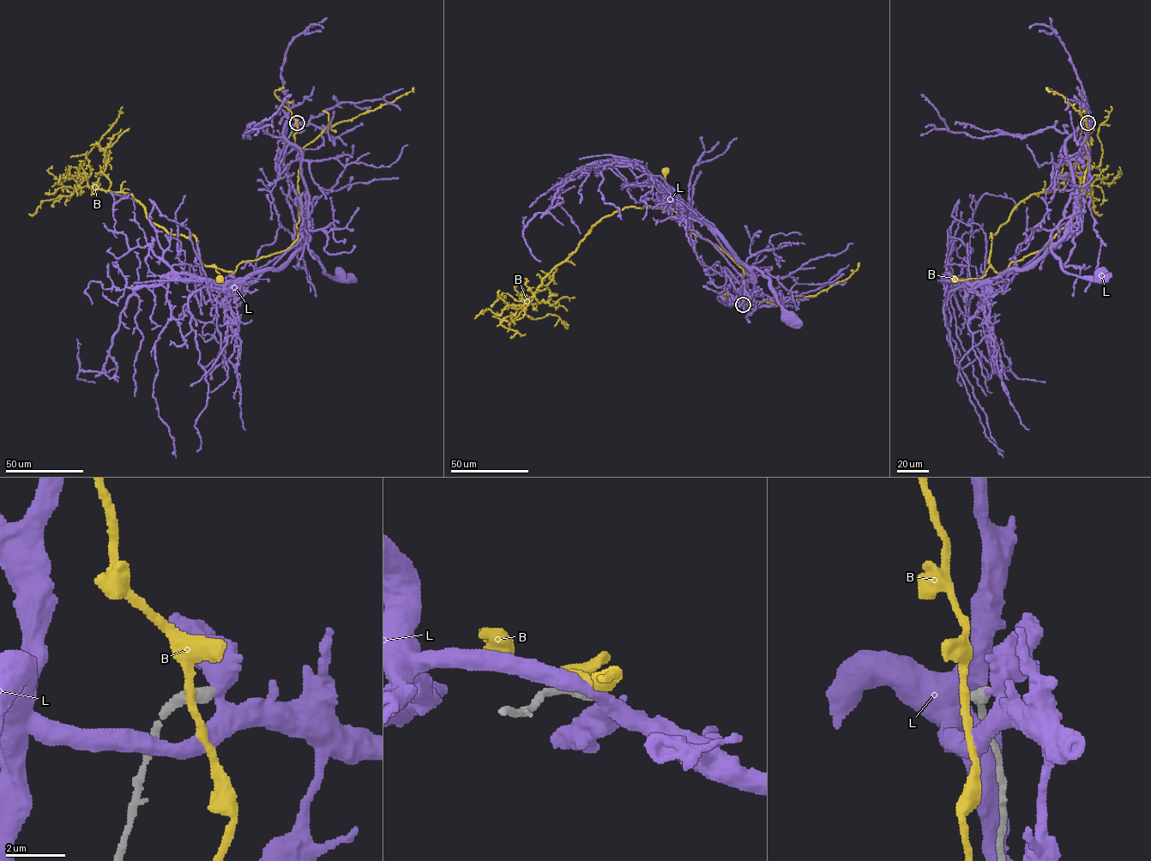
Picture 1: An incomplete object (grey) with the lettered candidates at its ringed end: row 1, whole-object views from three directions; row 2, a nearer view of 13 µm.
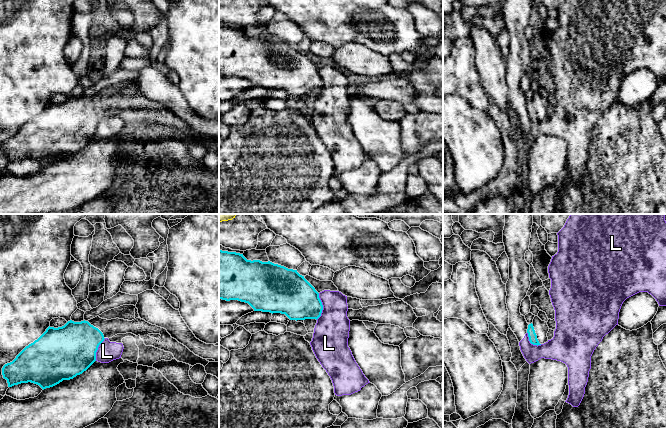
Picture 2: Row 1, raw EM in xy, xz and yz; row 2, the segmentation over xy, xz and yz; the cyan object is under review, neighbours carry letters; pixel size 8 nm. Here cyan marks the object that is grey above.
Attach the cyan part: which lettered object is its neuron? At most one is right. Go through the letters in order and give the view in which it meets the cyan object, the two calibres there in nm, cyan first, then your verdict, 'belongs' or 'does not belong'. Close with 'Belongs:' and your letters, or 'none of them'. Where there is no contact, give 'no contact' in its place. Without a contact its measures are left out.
B: no contact; does not belong
L: contact in xz; calibres 320 and 280 nm; does not belong
Belongs: none of them

